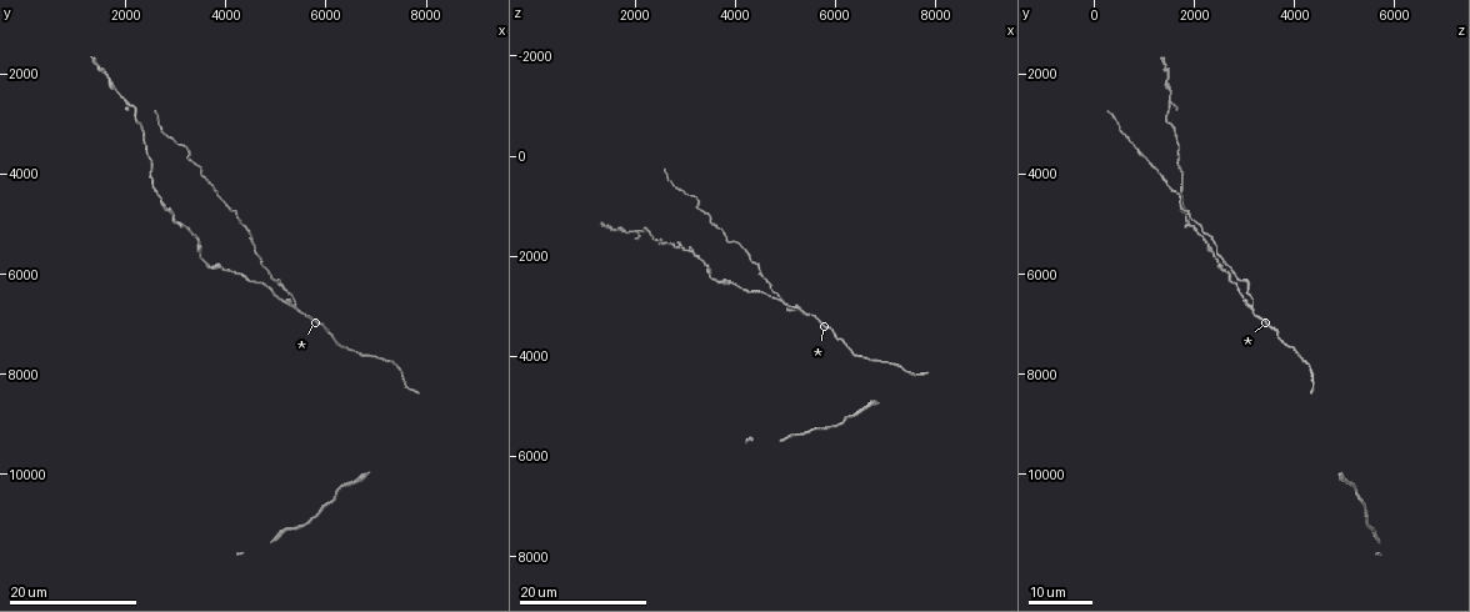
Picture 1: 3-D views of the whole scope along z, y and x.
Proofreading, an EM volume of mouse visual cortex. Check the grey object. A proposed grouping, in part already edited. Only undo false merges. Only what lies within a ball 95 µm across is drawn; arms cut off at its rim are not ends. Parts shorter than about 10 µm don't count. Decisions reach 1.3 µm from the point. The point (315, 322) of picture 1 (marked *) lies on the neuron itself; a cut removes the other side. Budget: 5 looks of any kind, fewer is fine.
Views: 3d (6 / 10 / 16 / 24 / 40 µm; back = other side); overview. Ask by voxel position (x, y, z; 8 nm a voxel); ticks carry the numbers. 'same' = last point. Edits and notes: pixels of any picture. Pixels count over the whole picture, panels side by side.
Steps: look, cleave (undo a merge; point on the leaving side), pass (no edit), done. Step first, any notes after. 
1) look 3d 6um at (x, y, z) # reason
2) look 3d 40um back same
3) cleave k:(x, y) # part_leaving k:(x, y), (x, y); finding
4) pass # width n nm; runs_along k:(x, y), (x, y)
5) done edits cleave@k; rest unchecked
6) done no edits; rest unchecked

look 3d 16um at (5400, 6600, 3100) # arms part here

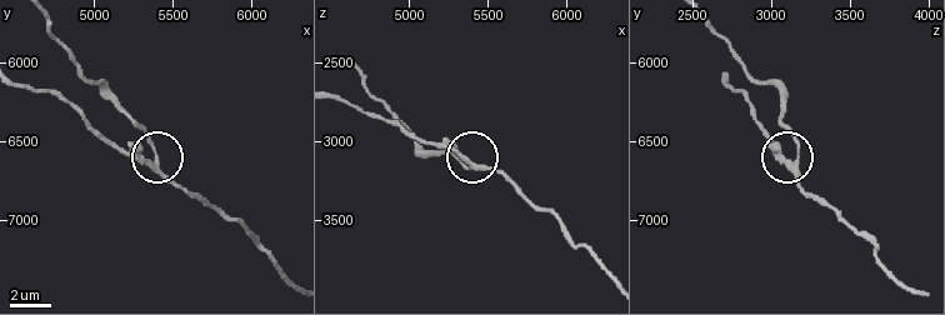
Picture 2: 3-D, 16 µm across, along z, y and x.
look 3d 10um at (5360, 6620, 3140)

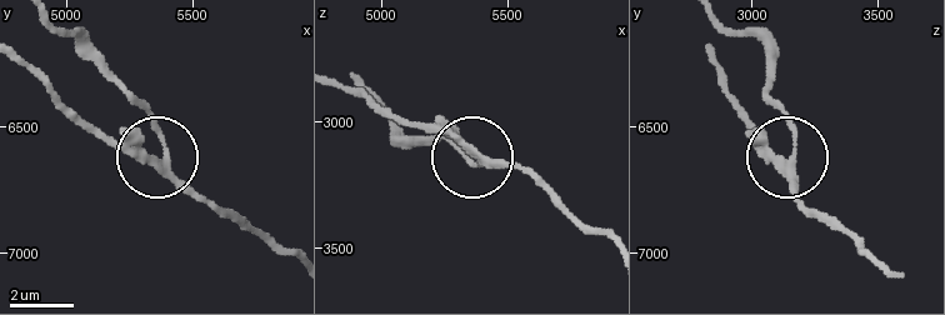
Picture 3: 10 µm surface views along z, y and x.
look 3d 10um back at (5370, 6630, 3130) # other side

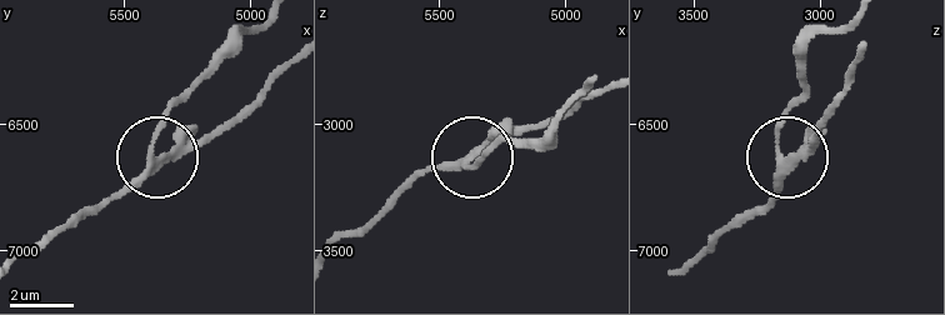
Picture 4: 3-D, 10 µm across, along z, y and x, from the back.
pass # side_arm 49 um; arms 3; all the same neuron

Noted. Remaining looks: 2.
look 3d 24um at (3600, 5800, 2550) # thick turns thin

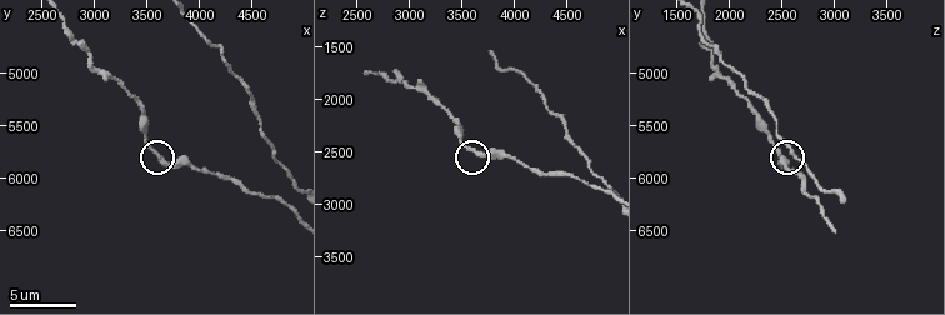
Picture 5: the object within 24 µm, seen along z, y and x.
look 3d 10um at (3660, 5840, 2500)

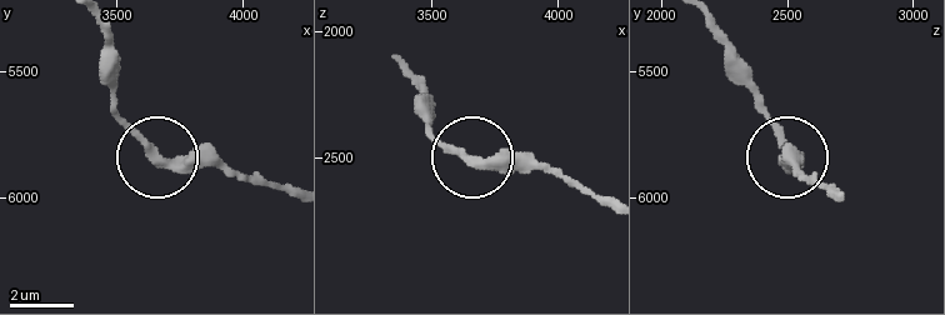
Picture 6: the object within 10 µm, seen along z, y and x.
pass # width 300 nm; runs_along 6:(603, 200), (539, 170), (490, 168), (429, 133); continuous, no second neuron

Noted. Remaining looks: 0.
done no edits; rest unchecked

